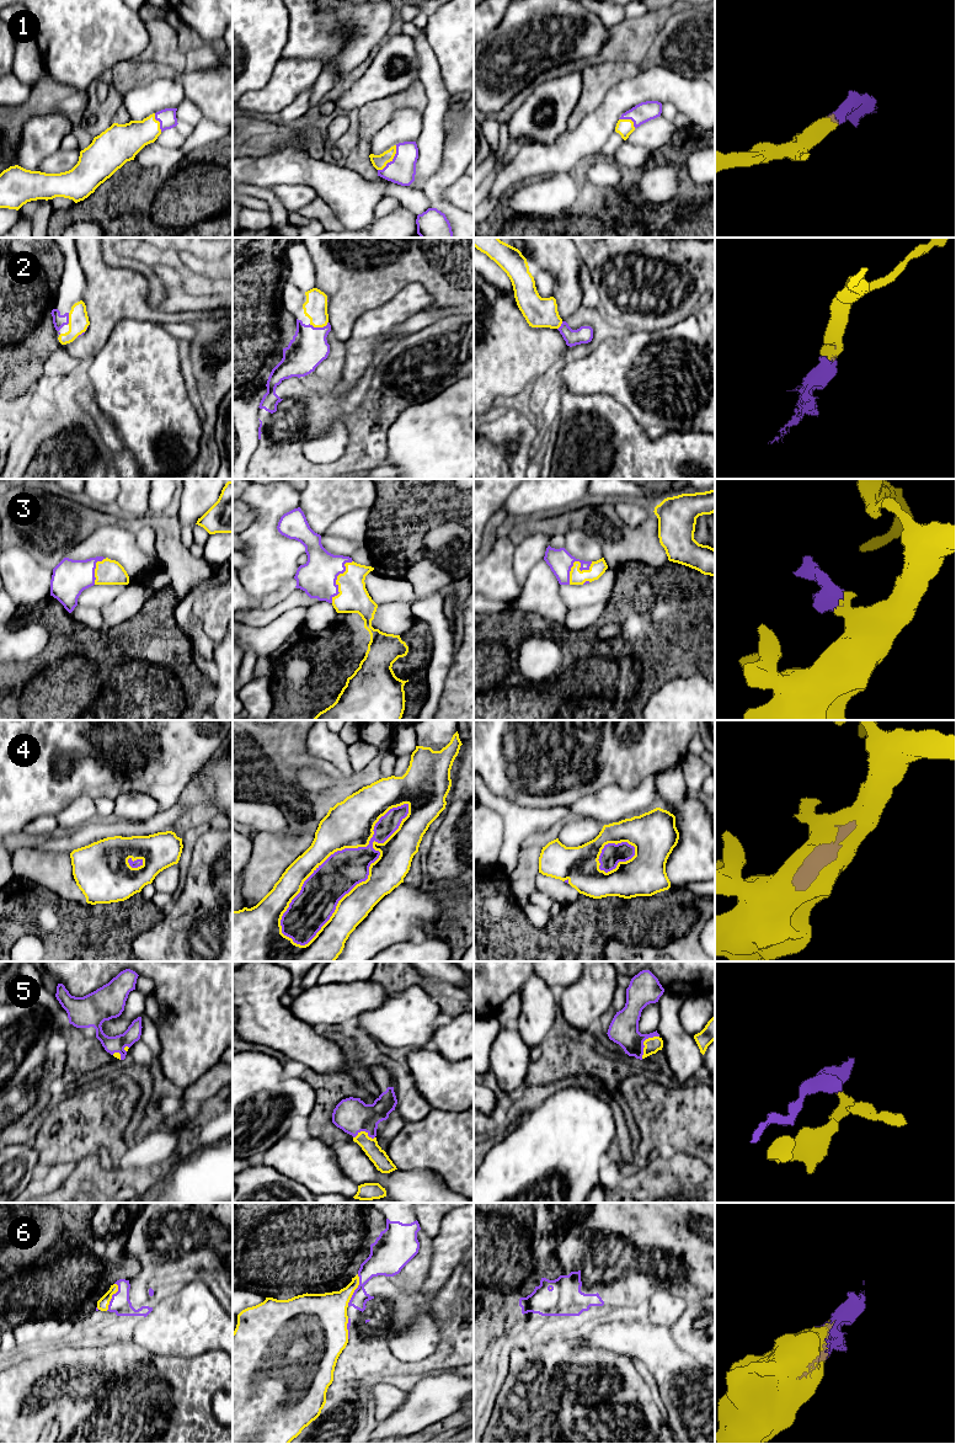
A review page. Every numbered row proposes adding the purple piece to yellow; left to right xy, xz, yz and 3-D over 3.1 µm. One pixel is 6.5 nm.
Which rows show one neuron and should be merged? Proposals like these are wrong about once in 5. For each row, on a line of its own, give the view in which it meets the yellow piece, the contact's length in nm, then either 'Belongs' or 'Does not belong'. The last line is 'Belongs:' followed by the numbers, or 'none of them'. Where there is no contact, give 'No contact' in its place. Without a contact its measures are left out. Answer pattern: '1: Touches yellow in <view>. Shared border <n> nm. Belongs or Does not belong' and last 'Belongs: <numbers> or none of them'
1: Touches yellow in xz. Shared border 200 nm. Belongs
2: Touches yellow in xz. Shared border 130 nm. Belongs
3: Touches yellow in xz. Shared border 320 nm. Belongs
4: Touches yellow in xz. Shared border 1200 nm. Belongs
5: Touches yellow in yz. Shared border 190 nm. Belongs
6: Touches yellow in xz. Shared border 220 nm. Belongs
Belongs: 1, 2, 3, 4, 5, 6

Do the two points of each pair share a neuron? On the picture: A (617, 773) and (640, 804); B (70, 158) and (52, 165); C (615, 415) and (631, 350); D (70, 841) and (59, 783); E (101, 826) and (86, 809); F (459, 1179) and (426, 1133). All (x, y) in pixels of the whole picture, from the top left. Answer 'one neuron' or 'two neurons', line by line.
A: two neurons
B: one neuron
C: two neurons
D: two neurons
E: two neurons
F: one neuron

